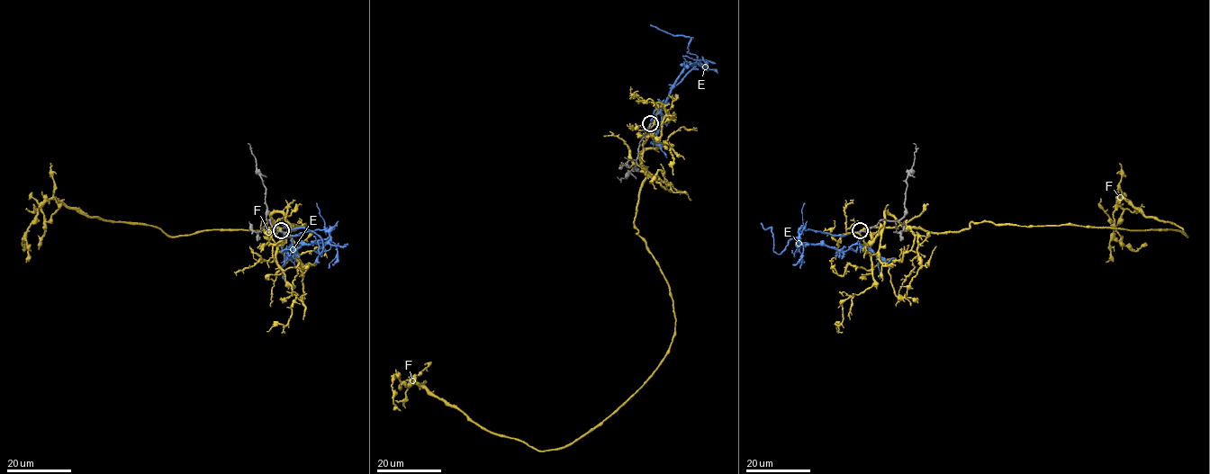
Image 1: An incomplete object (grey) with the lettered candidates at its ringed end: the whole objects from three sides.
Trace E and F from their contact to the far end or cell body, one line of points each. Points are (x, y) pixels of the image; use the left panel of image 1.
E: (281, 231), (298, 236), (325, 229), (329, 236), (324, 243), (288, 247), (283, 279)
F: (280, 230), (264, 231), (268, 222), (305, 225), (168, 236), (48, 199), (23, 251), (31, 244)

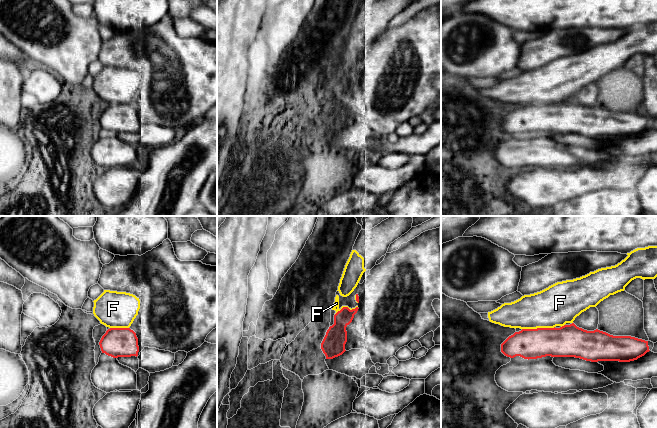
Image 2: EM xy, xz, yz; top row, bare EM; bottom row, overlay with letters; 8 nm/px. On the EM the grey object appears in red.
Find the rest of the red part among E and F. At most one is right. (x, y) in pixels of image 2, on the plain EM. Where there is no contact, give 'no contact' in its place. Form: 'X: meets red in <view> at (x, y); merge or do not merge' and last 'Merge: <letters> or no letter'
E: no contact; do not merge
F: meets red in yz at (538, 104); do not merge
Merge: no letter

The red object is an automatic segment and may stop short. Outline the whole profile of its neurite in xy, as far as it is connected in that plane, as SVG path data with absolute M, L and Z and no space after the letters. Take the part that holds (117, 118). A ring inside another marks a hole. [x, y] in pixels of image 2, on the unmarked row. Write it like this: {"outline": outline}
{"outline": "M110 104L99 118L102 129L113 134L138 132L136 109L130 104Z"}

